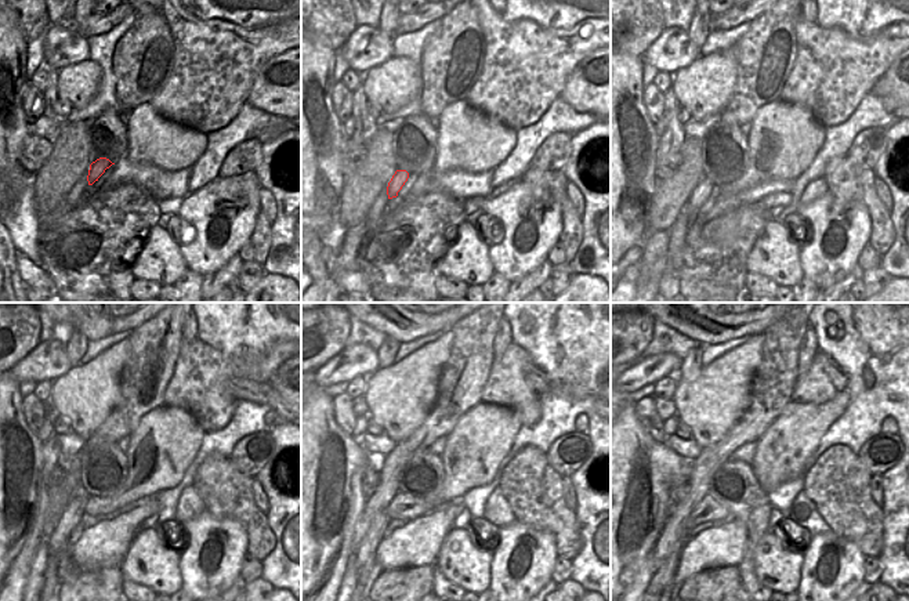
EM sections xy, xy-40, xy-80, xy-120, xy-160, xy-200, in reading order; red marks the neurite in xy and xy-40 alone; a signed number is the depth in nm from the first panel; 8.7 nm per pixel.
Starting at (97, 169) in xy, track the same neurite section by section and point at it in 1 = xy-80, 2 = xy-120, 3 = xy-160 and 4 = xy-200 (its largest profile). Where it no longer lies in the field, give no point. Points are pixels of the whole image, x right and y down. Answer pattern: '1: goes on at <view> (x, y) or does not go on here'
1: goes on at xy-80 (698, 198)
2: goes on at xy-120 (72, 516)
3: goes on at xy-160 (373, 536)
4: goes on at xy-200 (680, 543)

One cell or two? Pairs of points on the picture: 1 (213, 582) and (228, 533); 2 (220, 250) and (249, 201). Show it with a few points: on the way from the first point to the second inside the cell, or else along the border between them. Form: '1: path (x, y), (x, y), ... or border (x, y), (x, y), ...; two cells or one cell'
1: path (216, 569), (224, 554), (224, 546); one cell
2: path (228, 238), (231, 221), (239, 213); one cell

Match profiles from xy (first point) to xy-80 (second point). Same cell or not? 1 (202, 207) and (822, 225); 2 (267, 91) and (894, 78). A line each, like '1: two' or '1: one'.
1: one
2: one

